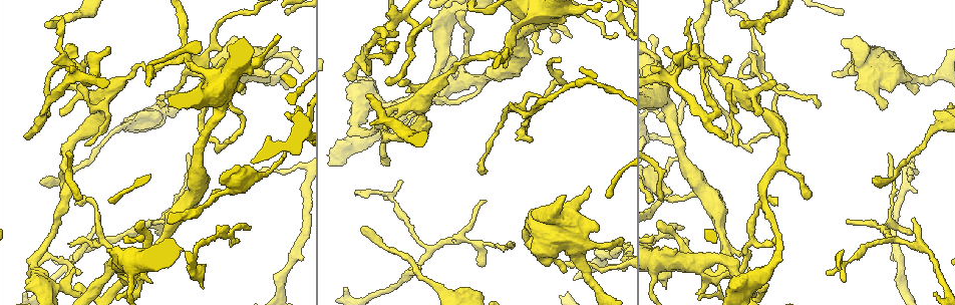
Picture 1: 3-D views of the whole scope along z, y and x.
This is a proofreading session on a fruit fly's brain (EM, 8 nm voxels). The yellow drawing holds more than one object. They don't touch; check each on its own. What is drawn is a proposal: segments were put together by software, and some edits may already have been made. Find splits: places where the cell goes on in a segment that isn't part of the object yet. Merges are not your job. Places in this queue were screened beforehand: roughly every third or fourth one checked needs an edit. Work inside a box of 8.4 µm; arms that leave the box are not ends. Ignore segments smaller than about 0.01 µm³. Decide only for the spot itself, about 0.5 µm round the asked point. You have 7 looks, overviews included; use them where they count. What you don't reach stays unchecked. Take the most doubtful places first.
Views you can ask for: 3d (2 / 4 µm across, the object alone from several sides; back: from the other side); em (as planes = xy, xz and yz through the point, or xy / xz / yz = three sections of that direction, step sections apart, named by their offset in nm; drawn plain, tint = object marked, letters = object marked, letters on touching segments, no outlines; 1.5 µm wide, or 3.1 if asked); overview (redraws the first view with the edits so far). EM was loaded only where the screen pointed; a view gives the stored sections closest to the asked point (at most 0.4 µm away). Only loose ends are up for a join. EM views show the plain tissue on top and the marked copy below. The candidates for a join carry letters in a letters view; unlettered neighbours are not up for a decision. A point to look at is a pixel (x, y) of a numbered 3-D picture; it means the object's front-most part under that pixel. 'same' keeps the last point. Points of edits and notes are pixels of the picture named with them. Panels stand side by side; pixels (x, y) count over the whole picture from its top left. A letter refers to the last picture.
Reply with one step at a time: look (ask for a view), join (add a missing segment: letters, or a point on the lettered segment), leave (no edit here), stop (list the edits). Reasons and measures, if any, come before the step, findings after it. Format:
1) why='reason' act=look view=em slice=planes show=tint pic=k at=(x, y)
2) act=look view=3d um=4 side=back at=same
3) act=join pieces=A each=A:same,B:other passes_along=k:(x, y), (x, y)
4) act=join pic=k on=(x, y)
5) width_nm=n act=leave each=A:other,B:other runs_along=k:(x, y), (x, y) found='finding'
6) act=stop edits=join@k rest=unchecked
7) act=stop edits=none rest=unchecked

why='an open end' act=look view=em slice=xz step=4 show=tint pic=1 at=(834, 72)

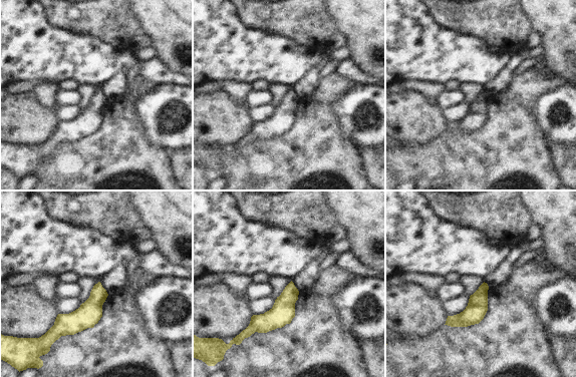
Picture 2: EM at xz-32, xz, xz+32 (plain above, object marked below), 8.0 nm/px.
why='another direction' act=look view=em slice=planes show=letters at=same

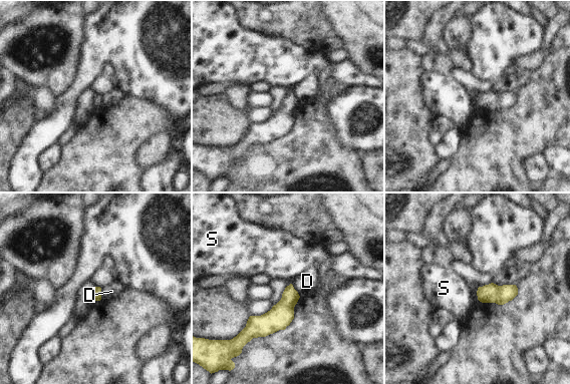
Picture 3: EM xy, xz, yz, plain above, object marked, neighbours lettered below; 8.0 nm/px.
act=leave each=D:other,S:other border=3:(100, 288), (101, 299) found='none of them fits'

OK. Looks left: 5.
why='branch stops here' act=look view=em slice=xy step=4 show=tint pic=1 at=(512, 103)

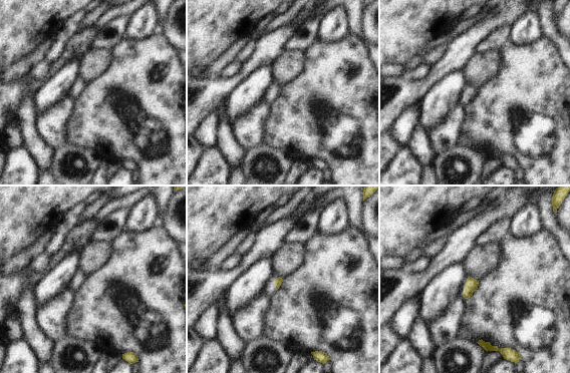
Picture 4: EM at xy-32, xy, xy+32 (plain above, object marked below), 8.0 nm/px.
why='cut it another way' act=look view=em slice=planes show=letters at=same

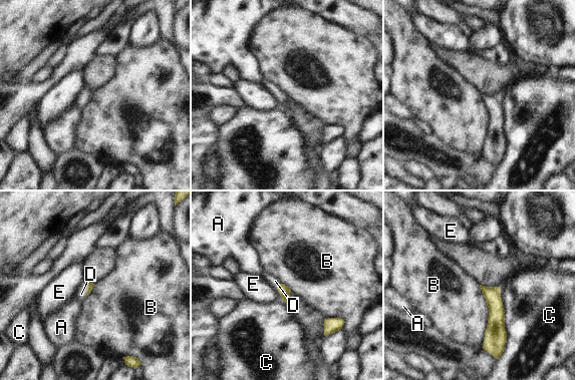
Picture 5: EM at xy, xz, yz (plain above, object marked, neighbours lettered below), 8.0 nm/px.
act=join pieces=D each=A:other,B:other,C:other,D:same,E:other passes_along=5:(89, 286), (85, 288), (81, 294) found='the cell continues'

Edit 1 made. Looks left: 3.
act=look view=overview

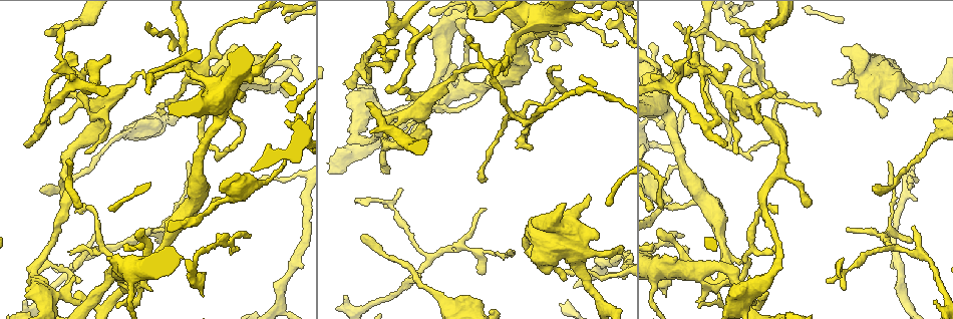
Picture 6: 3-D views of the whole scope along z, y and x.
why='an open end' act=look view=3d um=4 side=back pic=6 at=(27, 147)

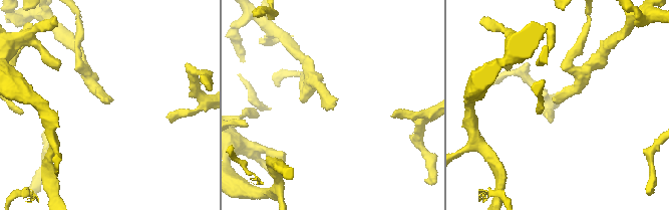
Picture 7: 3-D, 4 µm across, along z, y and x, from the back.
act=look view=em slice=planes show=letters pic=7 at=(334, 107)

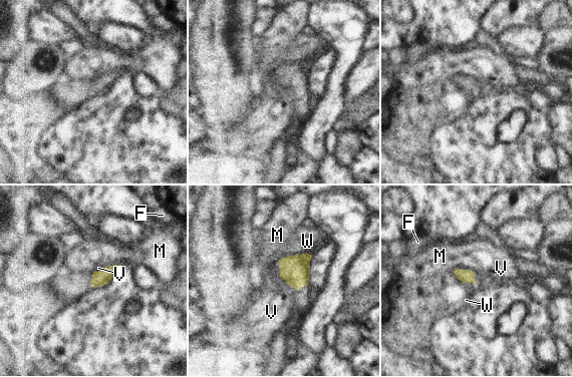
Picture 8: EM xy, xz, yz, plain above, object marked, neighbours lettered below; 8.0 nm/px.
act=leave each=F:other,M:other,V:other,W:other border=8:(453, 271), (468, 269), (475, 273) found='no lettered segment goes on from it'

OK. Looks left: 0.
act=stop edits=join@5 rest=unchecked

